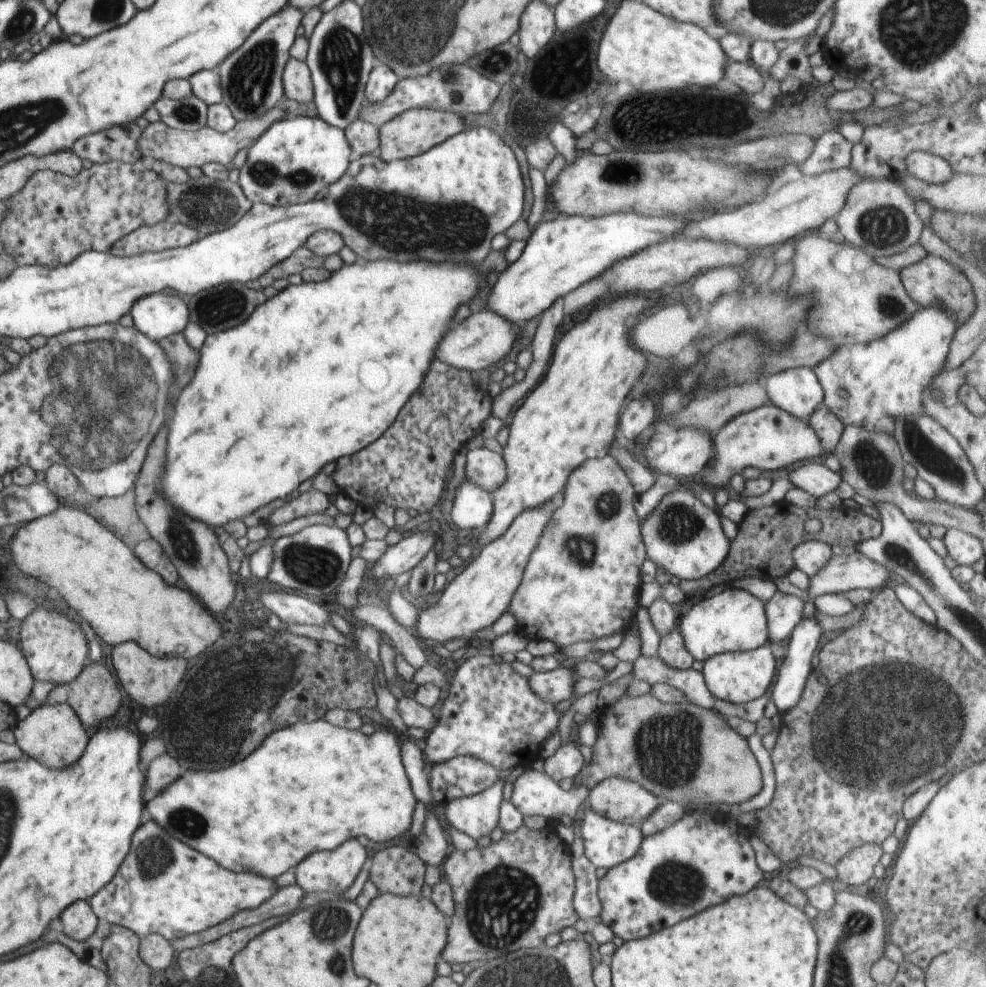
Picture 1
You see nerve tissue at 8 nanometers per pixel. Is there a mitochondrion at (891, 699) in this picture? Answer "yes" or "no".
yes

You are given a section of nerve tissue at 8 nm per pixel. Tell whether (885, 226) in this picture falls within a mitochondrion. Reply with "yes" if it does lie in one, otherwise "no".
yes

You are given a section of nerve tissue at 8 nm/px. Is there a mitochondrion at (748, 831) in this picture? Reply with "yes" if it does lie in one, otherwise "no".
no

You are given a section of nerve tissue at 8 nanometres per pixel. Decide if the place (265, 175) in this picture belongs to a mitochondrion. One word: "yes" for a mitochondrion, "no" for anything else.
yes

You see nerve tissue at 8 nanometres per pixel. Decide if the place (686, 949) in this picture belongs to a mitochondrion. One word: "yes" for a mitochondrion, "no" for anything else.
no

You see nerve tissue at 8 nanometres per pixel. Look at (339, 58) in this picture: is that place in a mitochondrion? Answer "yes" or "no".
yes

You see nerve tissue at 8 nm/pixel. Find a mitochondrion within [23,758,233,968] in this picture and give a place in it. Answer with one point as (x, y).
(154, 860)

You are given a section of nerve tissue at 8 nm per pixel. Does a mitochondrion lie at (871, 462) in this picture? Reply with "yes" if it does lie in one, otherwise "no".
yes

